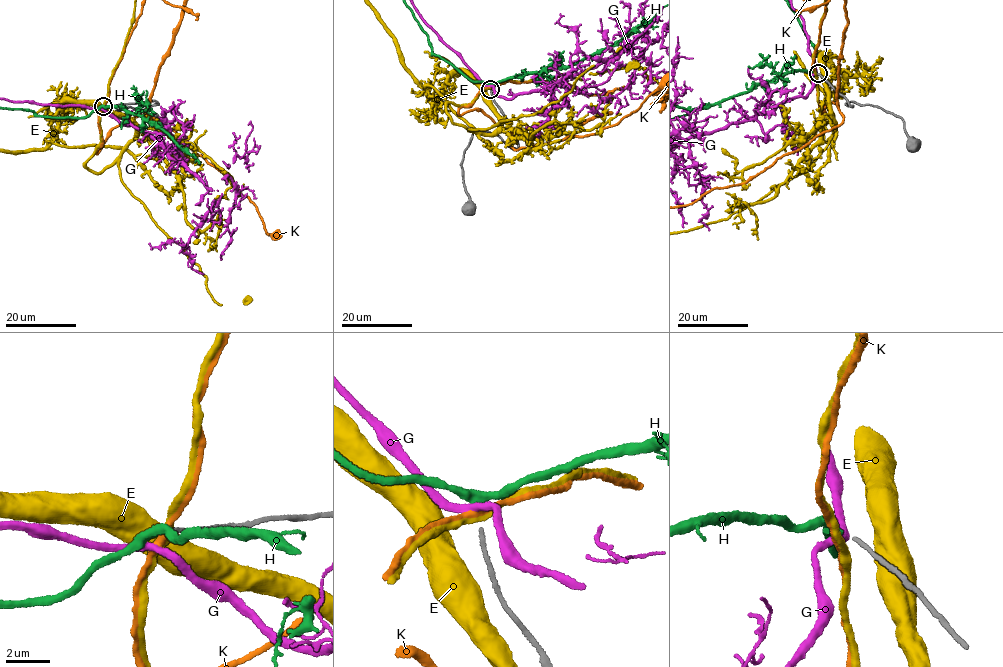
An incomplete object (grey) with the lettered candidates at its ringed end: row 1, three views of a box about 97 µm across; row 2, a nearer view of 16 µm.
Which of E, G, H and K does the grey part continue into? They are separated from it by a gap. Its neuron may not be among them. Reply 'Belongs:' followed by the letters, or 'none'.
Belongs: H

